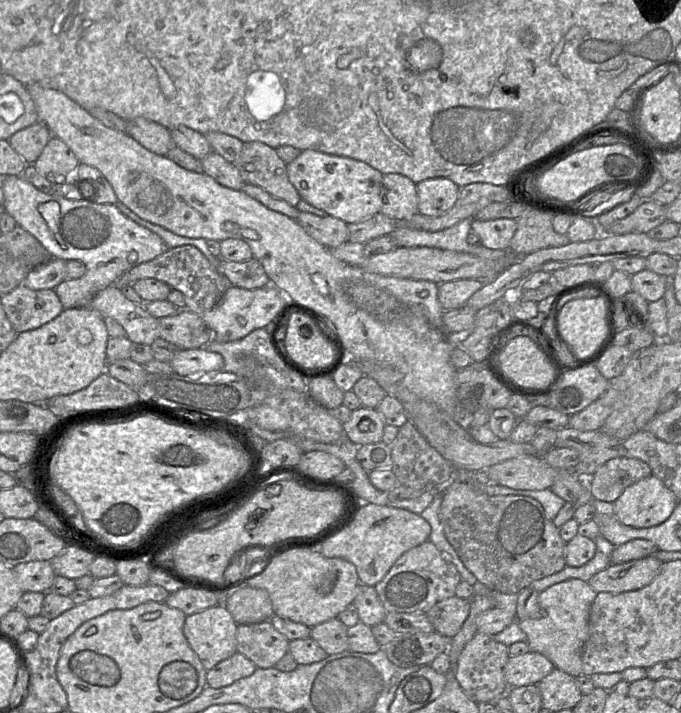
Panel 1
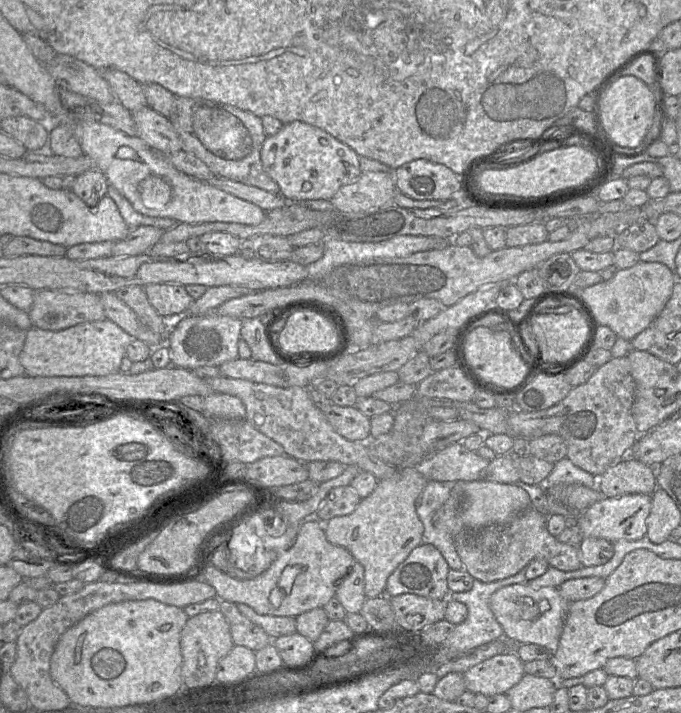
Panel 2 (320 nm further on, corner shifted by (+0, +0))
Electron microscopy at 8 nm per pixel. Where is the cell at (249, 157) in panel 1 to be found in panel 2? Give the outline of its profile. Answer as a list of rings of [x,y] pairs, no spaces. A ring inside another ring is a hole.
[[[176,96],[174,113],[168,119],[181,139],[182,150],[193,154],[203,161],[214,176],[258,187],[268,192],[279,193],[278,184],[265,172],[261,162],[261,148],[267,135],[259,116],[249,111],[211,100]]]

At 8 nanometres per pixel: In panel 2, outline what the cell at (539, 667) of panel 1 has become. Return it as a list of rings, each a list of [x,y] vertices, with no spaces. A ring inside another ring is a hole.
[[[512,650],[471,667],[464,680],[467,690],[491,697],[506,694],[524,675],[524,663]]]

